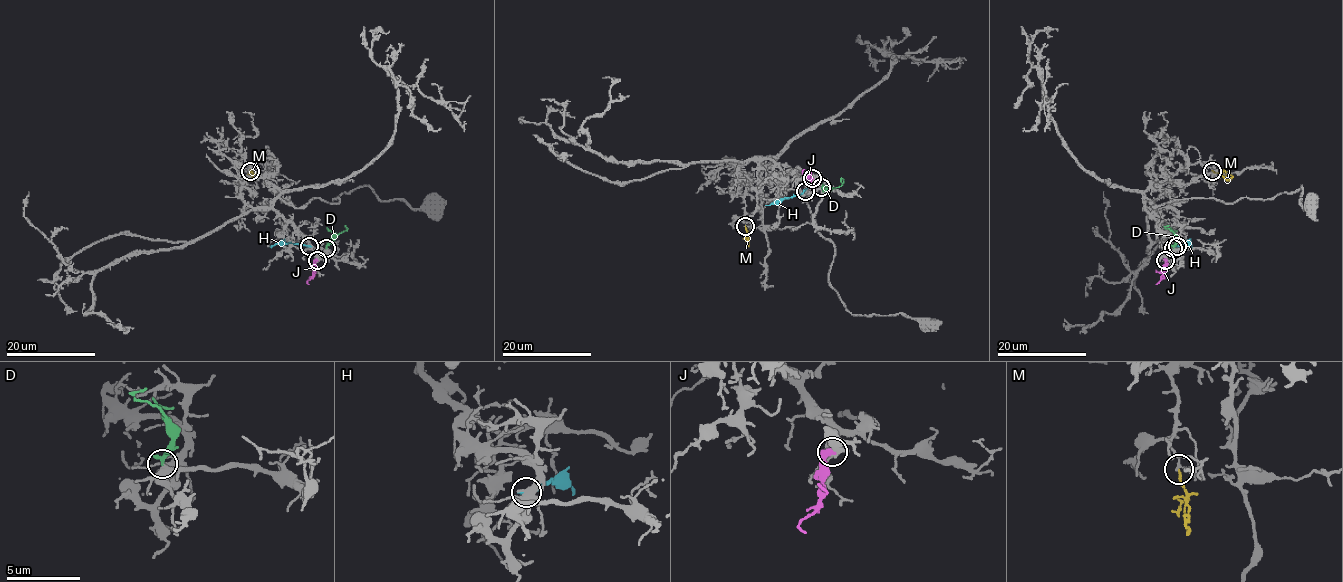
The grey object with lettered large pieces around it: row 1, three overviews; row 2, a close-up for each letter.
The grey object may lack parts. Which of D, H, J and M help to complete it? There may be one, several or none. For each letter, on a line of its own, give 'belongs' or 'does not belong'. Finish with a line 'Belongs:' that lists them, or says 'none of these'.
D: belongs
H: does not belong
J: does not belong
M: does not belong
Belongs: D

